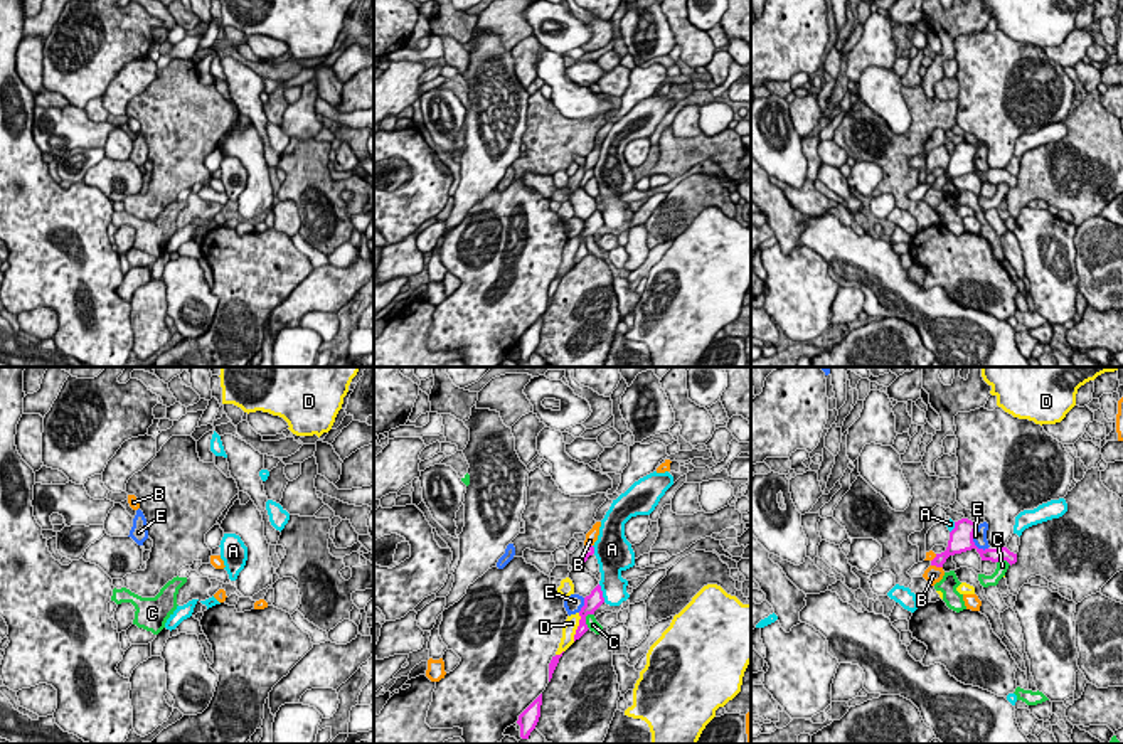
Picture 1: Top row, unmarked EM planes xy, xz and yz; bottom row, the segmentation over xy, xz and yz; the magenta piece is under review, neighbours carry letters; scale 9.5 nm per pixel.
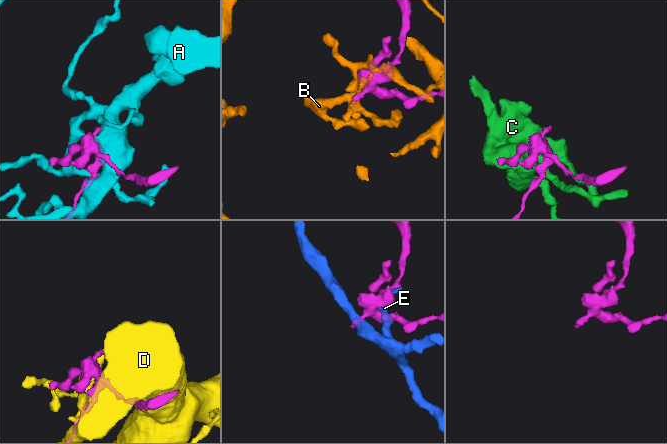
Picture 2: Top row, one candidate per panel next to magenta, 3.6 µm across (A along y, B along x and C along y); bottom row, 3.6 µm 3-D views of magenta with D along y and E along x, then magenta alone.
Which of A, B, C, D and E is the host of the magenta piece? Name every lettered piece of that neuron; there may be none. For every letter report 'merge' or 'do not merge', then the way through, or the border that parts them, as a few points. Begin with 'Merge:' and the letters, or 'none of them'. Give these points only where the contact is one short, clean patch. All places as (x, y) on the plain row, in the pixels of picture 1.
Merge: none of them
A: do not merge
B: do not merge
C: do not merge | along xz (593, 236), (586, 239), (590, 251)
D: do not merge
E: do not merge

